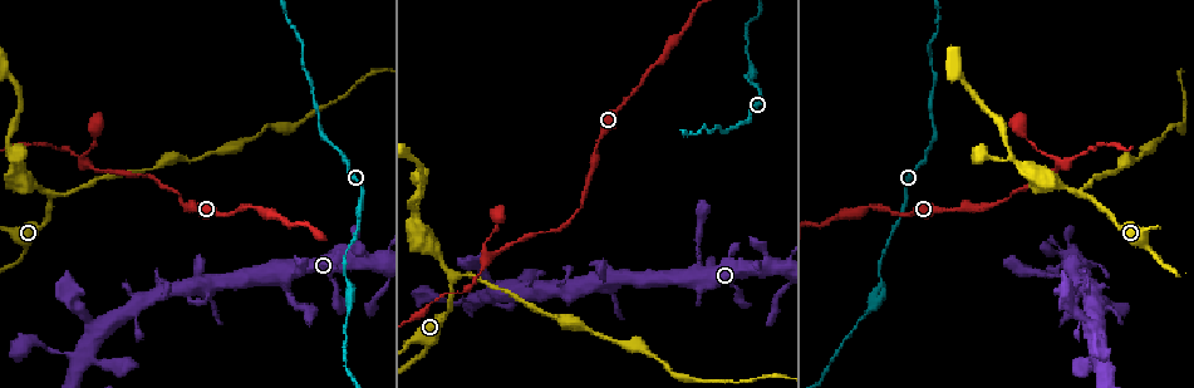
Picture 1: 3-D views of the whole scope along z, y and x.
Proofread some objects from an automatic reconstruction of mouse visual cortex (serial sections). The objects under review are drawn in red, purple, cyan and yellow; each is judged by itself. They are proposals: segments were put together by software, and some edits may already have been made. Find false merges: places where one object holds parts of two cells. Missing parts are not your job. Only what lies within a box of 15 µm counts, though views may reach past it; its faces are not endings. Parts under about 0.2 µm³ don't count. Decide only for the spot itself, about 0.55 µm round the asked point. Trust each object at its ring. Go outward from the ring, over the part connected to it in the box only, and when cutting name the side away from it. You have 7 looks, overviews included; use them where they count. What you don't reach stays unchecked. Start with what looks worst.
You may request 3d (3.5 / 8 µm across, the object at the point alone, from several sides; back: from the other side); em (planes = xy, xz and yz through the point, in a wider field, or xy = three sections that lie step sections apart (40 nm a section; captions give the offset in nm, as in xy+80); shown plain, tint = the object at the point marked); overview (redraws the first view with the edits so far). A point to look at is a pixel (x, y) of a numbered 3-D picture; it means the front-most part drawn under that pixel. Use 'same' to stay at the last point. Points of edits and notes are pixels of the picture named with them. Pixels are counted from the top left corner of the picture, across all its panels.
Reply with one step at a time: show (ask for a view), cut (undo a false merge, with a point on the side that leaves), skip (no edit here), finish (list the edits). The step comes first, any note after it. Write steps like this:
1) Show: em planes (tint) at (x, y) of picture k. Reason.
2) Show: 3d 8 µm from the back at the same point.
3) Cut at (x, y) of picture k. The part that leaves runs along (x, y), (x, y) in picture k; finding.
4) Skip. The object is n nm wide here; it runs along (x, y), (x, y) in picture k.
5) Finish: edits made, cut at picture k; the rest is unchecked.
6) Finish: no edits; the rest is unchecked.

Show: 3d 3.5 µm at (86, 164) of picture 1. Two arms in line, one across.

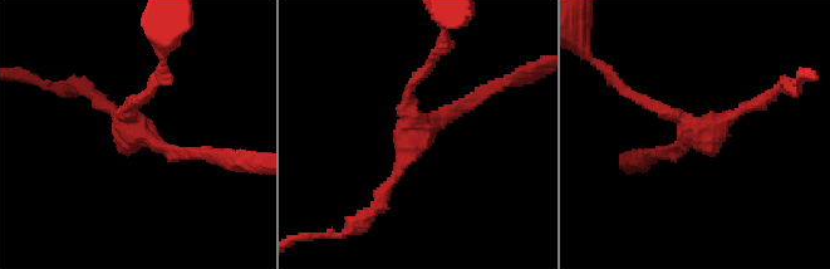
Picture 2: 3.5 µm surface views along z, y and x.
Show: em xy step 3 (tint) at (139, 132) of picture 2. 3 arms meet here; the arms are 150, 150, 200 nm wide; need the tissue.

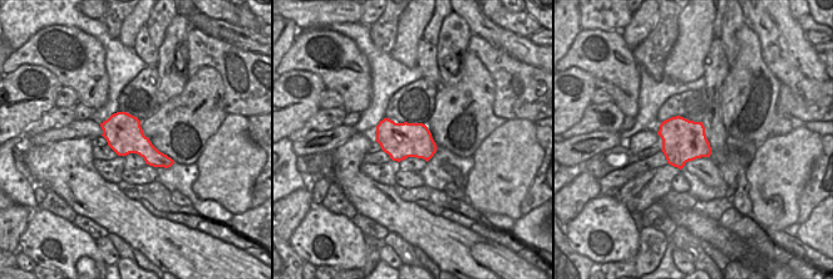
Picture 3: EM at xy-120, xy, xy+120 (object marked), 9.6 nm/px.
Skip. The object is 360 nm wide here; it runs along (205, 155), (143, 136), (127, 113), (143, 97) in picture 2; all the same cell.

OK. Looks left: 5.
Show: 3d 8 µm at (1082, 194) of picture 1. Sharp bend.

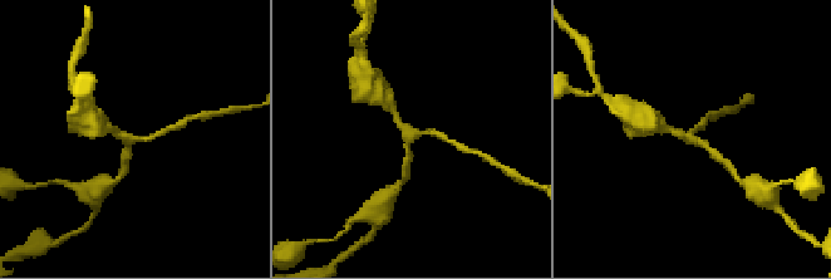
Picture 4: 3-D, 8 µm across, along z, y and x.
Show: em xy step 2 (tint) at (412, 133) of picture 4. 3 arms meet here; the arms are 150, 200, 200 nm wide.

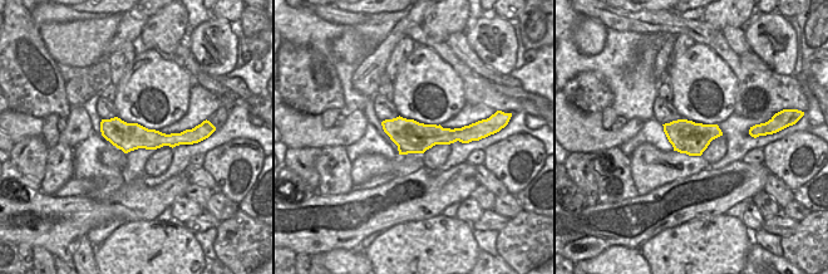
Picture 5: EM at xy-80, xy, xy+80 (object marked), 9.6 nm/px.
Skip. It runs along (718, 156), (706, 143), (663, 128) in picture 4; continuous, no second cell.

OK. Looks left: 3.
Show: 3d 3.5 µm at (879, 273) of picture 1. Sudden change in width.

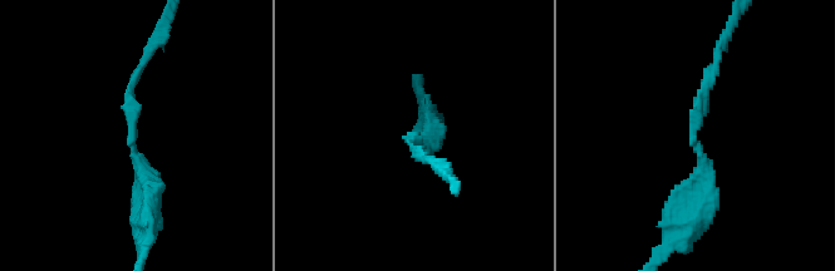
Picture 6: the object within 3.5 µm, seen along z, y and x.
Show: em xy step 5 (tint) at (413, 135) of picture 6.

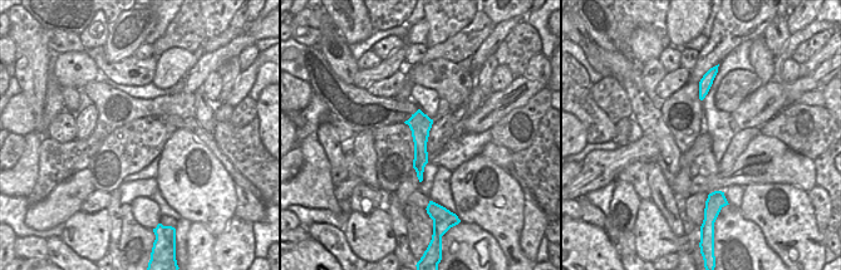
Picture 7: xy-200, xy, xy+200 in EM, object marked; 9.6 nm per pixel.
Skip. It runs along (717, 62), (694, 119), (705, 170), (678, 207) in picture 6; one cell here.

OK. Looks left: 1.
Finish: no edits; the rest is unchecked.

